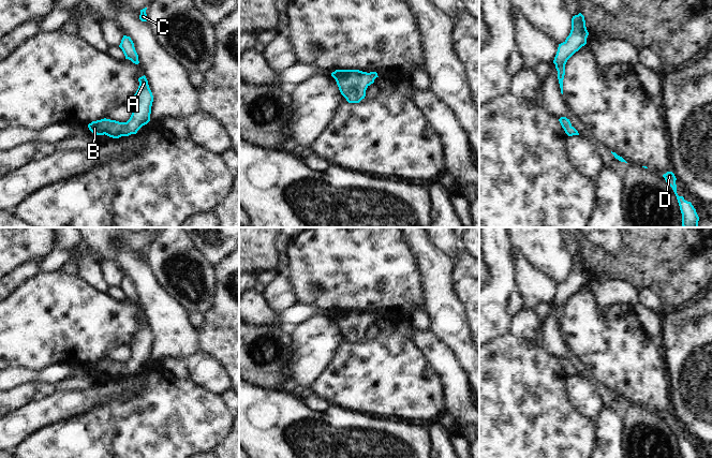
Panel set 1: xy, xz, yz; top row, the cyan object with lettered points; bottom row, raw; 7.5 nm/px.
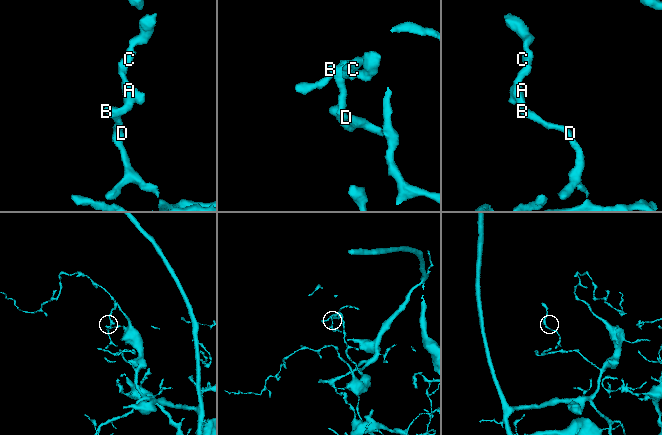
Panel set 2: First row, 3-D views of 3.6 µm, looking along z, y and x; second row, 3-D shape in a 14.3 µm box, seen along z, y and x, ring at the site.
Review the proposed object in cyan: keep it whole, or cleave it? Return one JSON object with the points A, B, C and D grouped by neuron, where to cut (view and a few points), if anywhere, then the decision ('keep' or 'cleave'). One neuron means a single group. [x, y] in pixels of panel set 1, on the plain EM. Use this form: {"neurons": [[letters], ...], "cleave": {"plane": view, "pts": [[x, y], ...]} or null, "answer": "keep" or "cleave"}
{"neurons": [["A", "B", "C", "D"]], "cleave": null, "answer": "keep"}

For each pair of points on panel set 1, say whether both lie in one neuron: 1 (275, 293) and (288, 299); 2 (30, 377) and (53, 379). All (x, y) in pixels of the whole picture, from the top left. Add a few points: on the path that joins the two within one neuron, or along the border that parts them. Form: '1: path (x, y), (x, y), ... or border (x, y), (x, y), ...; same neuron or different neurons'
1: path (278, 294), (285, 297); same neuron
2: path (35, 377), (47, 377); same neuron

